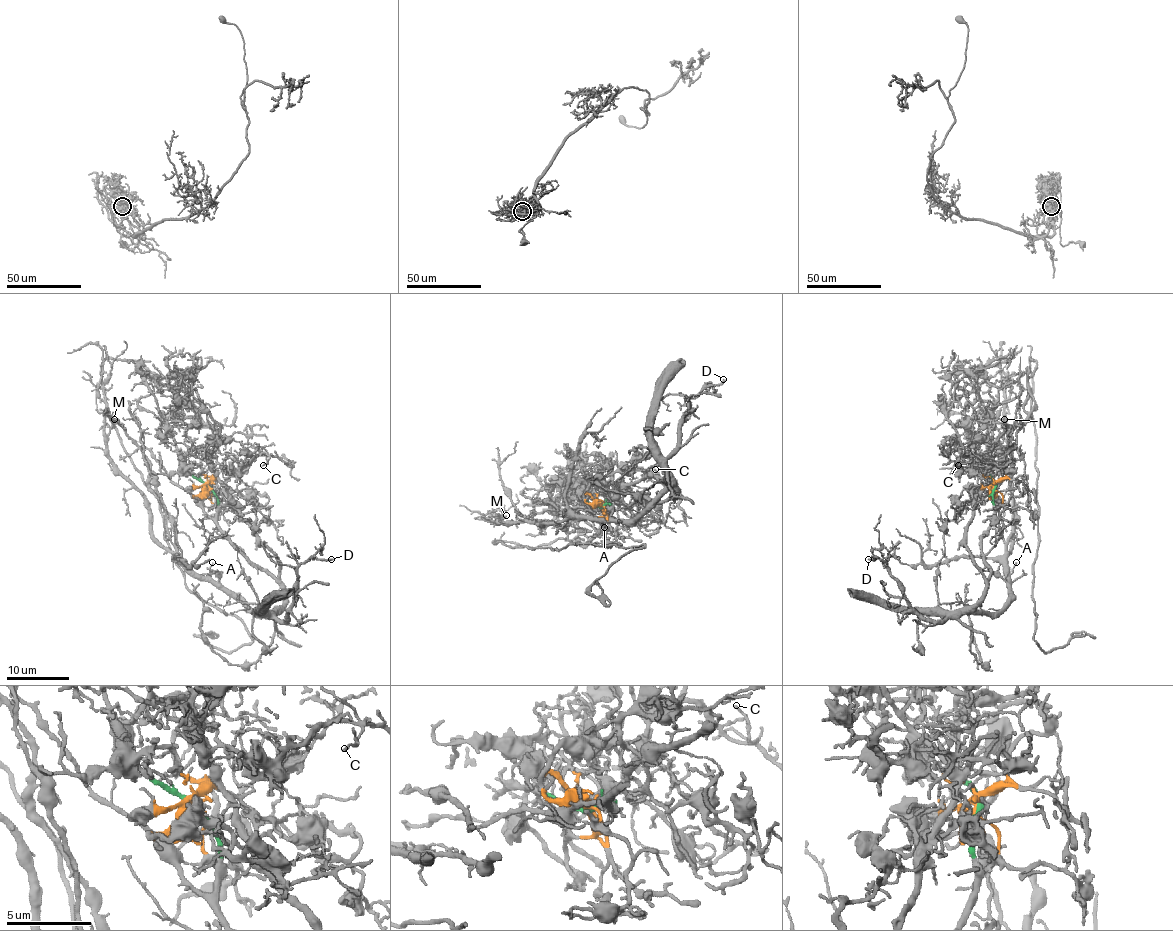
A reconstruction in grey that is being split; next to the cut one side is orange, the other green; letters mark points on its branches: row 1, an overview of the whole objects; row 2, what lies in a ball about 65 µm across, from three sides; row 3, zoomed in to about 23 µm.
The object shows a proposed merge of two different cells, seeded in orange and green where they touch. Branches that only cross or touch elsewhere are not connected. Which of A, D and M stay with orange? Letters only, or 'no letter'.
no letter

